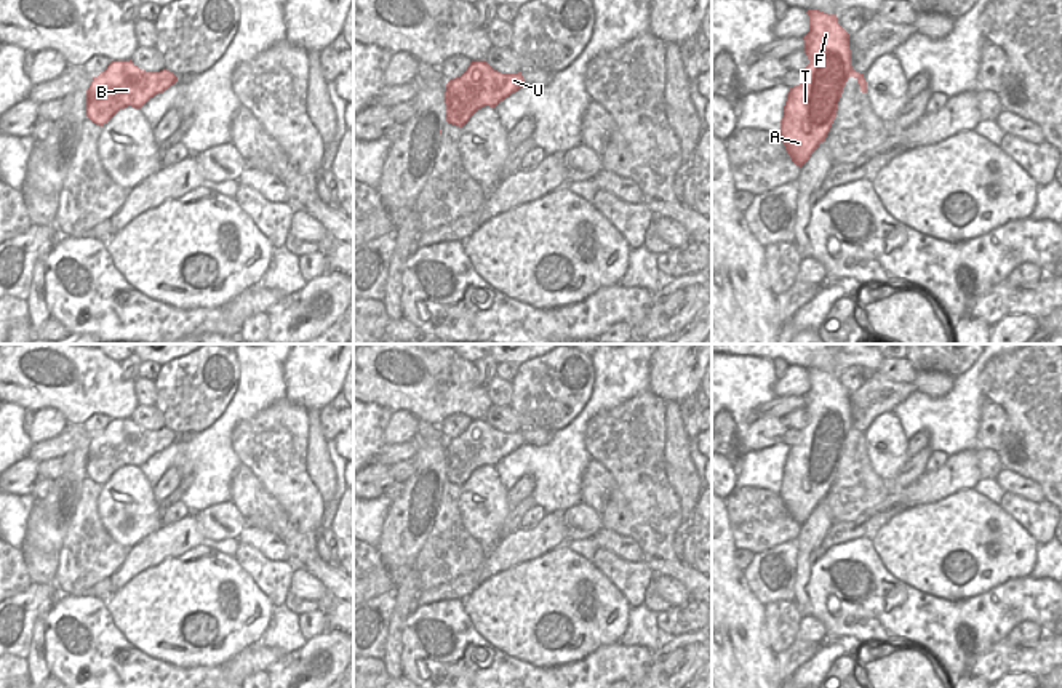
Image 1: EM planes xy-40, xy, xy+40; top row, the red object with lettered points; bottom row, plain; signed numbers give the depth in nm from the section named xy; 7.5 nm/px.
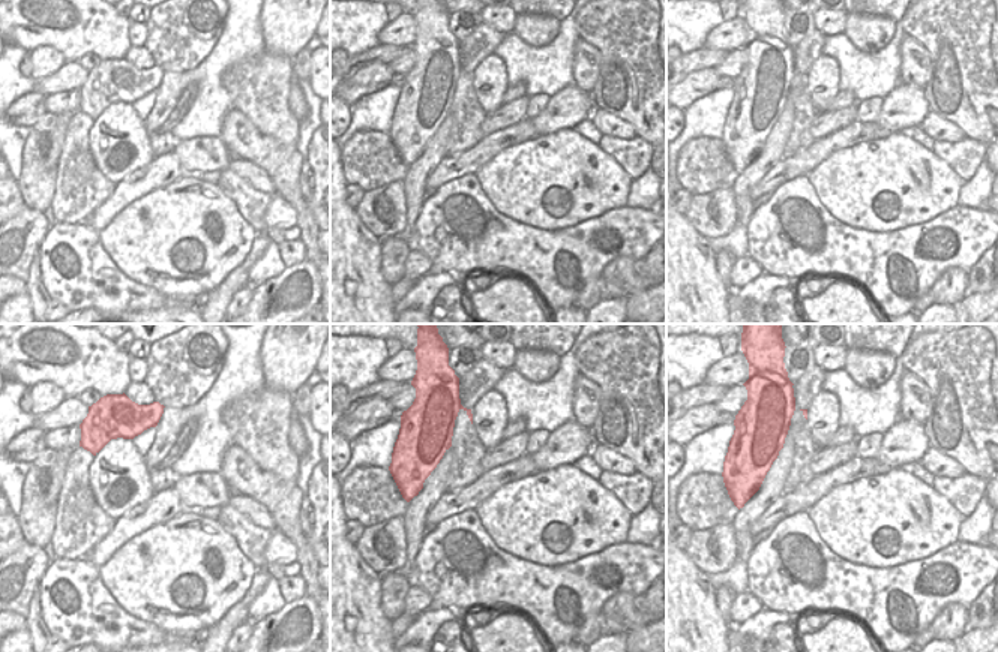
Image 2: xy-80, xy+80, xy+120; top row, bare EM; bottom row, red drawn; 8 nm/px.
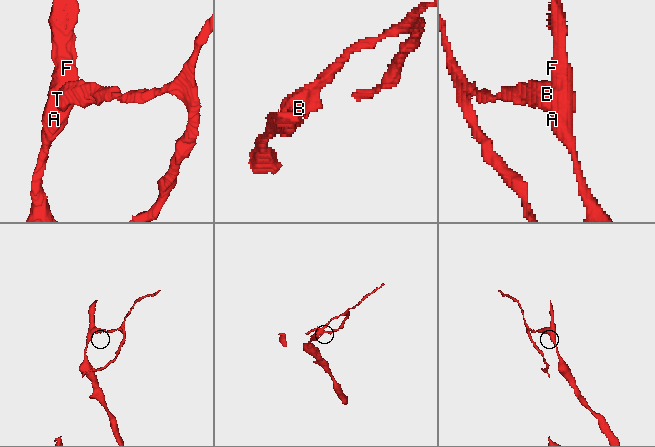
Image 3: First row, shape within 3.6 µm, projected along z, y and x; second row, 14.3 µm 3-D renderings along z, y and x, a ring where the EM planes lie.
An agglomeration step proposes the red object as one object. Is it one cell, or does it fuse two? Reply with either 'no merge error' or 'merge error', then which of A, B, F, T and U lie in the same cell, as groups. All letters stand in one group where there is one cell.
merge error | A F T / B U

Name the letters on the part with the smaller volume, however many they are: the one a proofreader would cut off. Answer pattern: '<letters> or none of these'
B, U.

